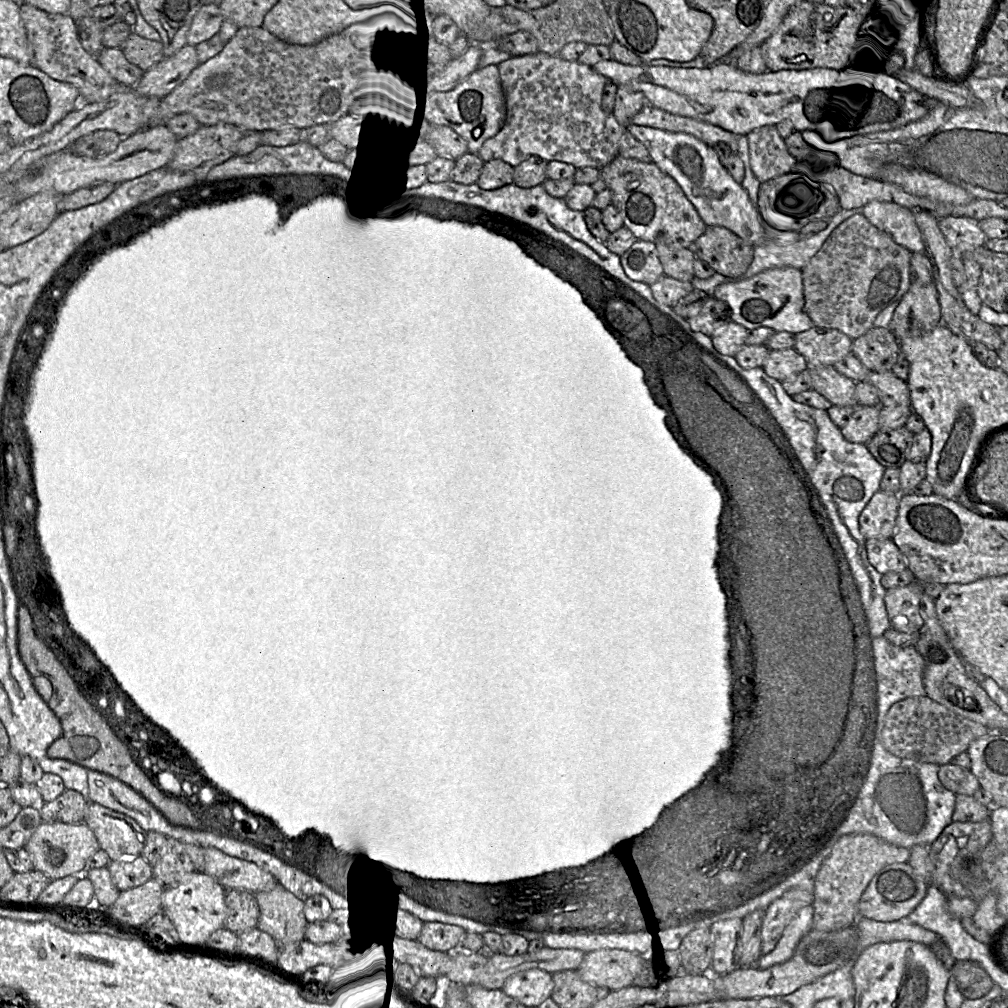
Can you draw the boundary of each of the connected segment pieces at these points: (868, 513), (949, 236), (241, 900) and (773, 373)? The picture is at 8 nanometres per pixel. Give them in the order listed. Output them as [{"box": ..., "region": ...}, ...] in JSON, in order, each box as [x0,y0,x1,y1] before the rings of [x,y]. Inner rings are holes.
[{"box":[859,490,899,540],"region":[[[878,490],[871,497],[859,516],[859,529],[866,540],[893,537],[899,495]]]},{"box":[938,216,986,251],"region":[[[945,216],[938,218],[938,226],[945,239],[949,242],[952,248],[959,247],[963,251],[975,249],[984,246],[986,235],[979,227],[978,221],[967,216]]]},{"box":[224,889,259,935],"region":[[[226,889],[226,918],[224,927],[236,935],[256,928],[259,907],[254,893],[238,889]]]},{"box":[762,348,808,382],"region":[[[794,348],[770,350],[762,366],[768,376],[779,382],[805,372],[808,367],[807,360]]]}]

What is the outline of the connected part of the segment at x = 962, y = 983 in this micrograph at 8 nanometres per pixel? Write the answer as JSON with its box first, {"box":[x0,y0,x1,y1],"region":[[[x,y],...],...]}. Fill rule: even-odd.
{"box":[950,960,993,999],"region":[[[957,960],[950,970],[951,977],[966,999],[978,999],[986,995],[993,986],[989,974],[972,960]]]}

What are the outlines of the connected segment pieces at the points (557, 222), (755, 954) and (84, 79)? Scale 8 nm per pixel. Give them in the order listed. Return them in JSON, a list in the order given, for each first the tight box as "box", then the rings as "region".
[{"box":[410,180,657,303],"region":[[[447,180],[444,182],[429,181],[423,186],[411,188],[410,191],[416,192],[414,194],[435,195],[455,201],[463,201],[481,205],[527,223],[532,227],[539,229],[549,234],[553,238],[565,243],[572,249],[603,266],[638,291],[641,295],[646,297],[649,301],[653,303],[657,302],[653,298],[650,285],[629,278],[625,274],[621,265],[621,256],[608,249],[605,242],[597,239],[589,231],[585,221],[584,211],[577,211],[569,208],[563,198],[551,196],[545,190],[542,184],[531,188],[521,188],[512,182],[511,184],[507,184],[500,188],[485,190],[482,189],[477,183],[461,184],[455,182],[454,180]]]},{"box":[736,909,766,967],"region":[[[757,909],[742,919],[736,948],[737,967],[756,966],[761,957],[761,930],[766,910]]]},{"box":[20,5,122,103],"region":[[[32,5],[20,6],[20,16],[27,39],[33,48],[33,65],[51,78],[67,82],[78,88],[88,103],[99,102],[122,88],[82,46],[74,20],[67,14],[52,14]]]}]

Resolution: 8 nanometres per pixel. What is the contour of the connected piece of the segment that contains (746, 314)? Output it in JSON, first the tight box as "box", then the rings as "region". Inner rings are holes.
{"box":[713,267,814,334],"region":[[[793,267],[771,268],[752,277],[725,282],[716,287],[713,298],[723,299],[730,310],[730,320],[749,331],[766,327],[776,332],[798,334],[814,327],[805,312],[805,298],[801,270]]]}

